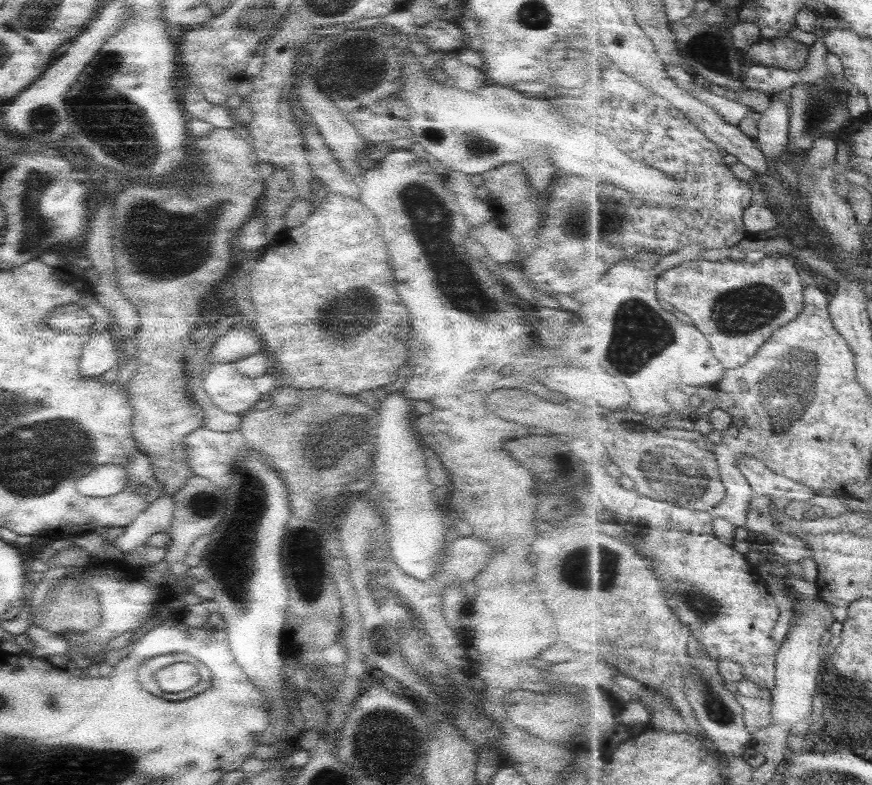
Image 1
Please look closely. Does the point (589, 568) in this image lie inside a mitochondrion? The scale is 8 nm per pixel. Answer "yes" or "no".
yes

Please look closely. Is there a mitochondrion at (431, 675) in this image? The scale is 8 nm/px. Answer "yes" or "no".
no

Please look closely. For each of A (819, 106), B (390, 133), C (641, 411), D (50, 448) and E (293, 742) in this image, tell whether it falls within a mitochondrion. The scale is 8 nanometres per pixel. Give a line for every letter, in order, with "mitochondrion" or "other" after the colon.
A: mitochondrion
B: other
C: other
D: mitochondrion
E: other

